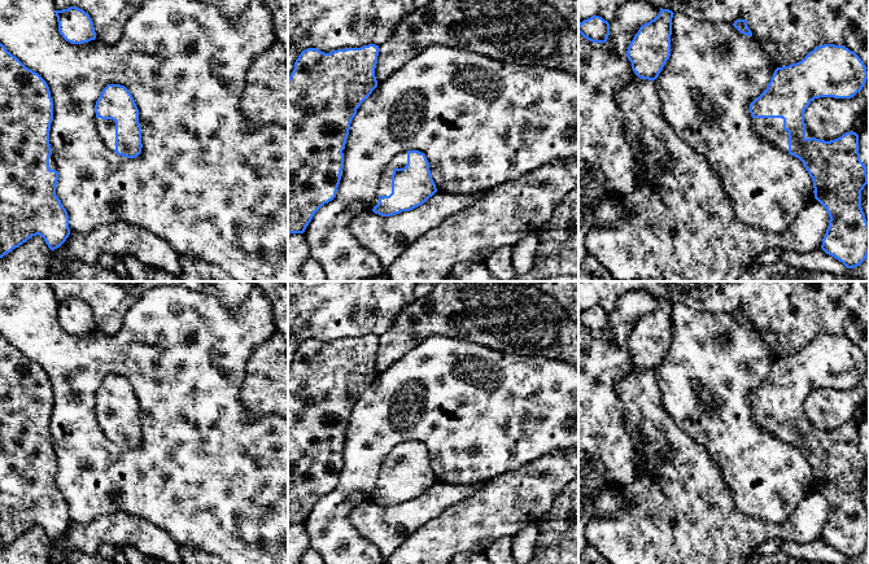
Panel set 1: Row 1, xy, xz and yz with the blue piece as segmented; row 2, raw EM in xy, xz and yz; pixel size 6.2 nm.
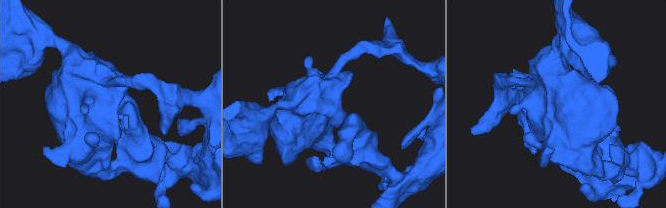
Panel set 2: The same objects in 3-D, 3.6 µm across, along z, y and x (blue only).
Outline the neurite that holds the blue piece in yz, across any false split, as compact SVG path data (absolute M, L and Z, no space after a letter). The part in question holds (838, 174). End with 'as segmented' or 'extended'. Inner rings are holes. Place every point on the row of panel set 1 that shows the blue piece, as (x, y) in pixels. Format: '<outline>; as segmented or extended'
M824 44L799 62L777 67L767 89L750 104L755 132L803 162L813 180L815 198L830 217L821 249L847 268L860 266L869 254L869 224L861 207L861 191L868 184L868 174L860 159L859 135L851 131L830 141L816 139L805 127L804 112L815 99L853 97L863 89L866 79L866 66L855 52L844 45Z; extended

